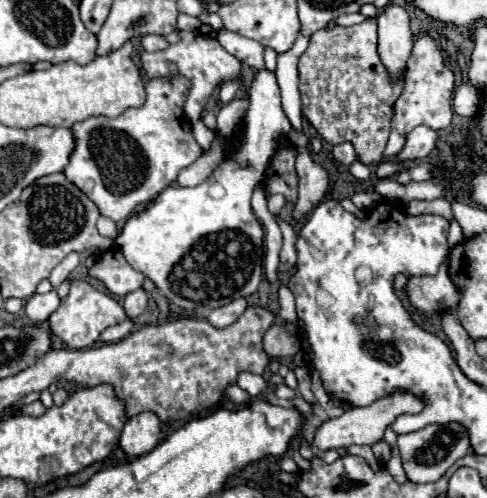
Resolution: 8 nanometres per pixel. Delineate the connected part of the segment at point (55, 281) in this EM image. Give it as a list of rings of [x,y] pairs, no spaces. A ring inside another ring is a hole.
[[[71,252],[71,254],[53,270],[53,274],[51,274],[51,284],[53,284],[53,288],[57,288],[63,280],[67,280],[69,274],[77,268],[77,264],[79,264],[79,252]]]

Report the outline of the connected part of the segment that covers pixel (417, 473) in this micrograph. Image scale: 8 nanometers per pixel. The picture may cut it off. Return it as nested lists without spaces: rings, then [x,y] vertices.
[[[429,424],[417,432],[399,434],[397,448],[401,454],[405,474],[411,482],[435,482],[447,472],[447,468],[455,464],[455,460],[465,456],[471,446],[469,446],[467,430],[461,424],[447,424],[447,426]]]

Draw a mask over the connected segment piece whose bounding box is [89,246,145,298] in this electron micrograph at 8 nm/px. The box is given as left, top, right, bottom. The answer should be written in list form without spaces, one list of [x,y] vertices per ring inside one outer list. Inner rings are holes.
[[[117,246],[103,252],[95,260],[95,264],[89,268],[89,274],[93,278],[101,280],[111,294],[121,296],[121,298],[127,292],[133,292],[135,288],[141,288],[143,280],[145,280],[145,276],[125,260],[123,252],[119,252]]]

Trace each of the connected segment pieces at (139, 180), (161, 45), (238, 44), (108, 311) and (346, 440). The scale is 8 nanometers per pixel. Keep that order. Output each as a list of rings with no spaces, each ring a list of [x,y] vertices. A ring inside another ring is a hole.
[[[181,76],[149,80],[145,84],[147,102],[141,108],[129,108],[117,118],[87,118],[73,126],[77,146],[63,174],[97,204],[103,216],[125,222],[139,206],[155,200],[159,192],[175,182],[183,168],[203,154],[179,104],[179,100],[185,100],[187,88],[189,82]]]
[[[145,36],[141,40],[141,44],[143,44],[143,48],[147,52],[159,52],[159,50],[167,50],[169,48],[169,42],[163,36]]]
[[[227,28],[219,30],[217,40],[229,54],[239,58],[243,64],[247,64],[247,66],[251,66],[255,70],[265,66],[265,62],[263,62],[263,46],[259,42],[249,40],[245,36],[239,36],[237,32],[231,32]]]
[[[73,280],[67,298],[61,300],[61,306],[49,316],[49,324],[55,336],[59,336],[69,348],[89,348],[97,342],[99,334],[113,324],[127,320],[123,306],[109,294],[95,290],[85,280]]]
[[[395,390],[395,392],[375,400],[369,406],[351,408],[341,418],[323,422],[321,428],[315,434],[313,446],[319,448],[319,450],[331,450],[331,448],[337,450],[337,448],[343,448],[343,446],[349,446],[349,444],[367,444],[367,446],[371,446],[371,444],[375,444],[383,438],[387,426],[393,424],[393,420],[397,416],[401,416],[401,414],[419,414],[423,408],[425,408],[425,400],[421,396],[415,396],[413,392],[407,392],[407,390]]]

